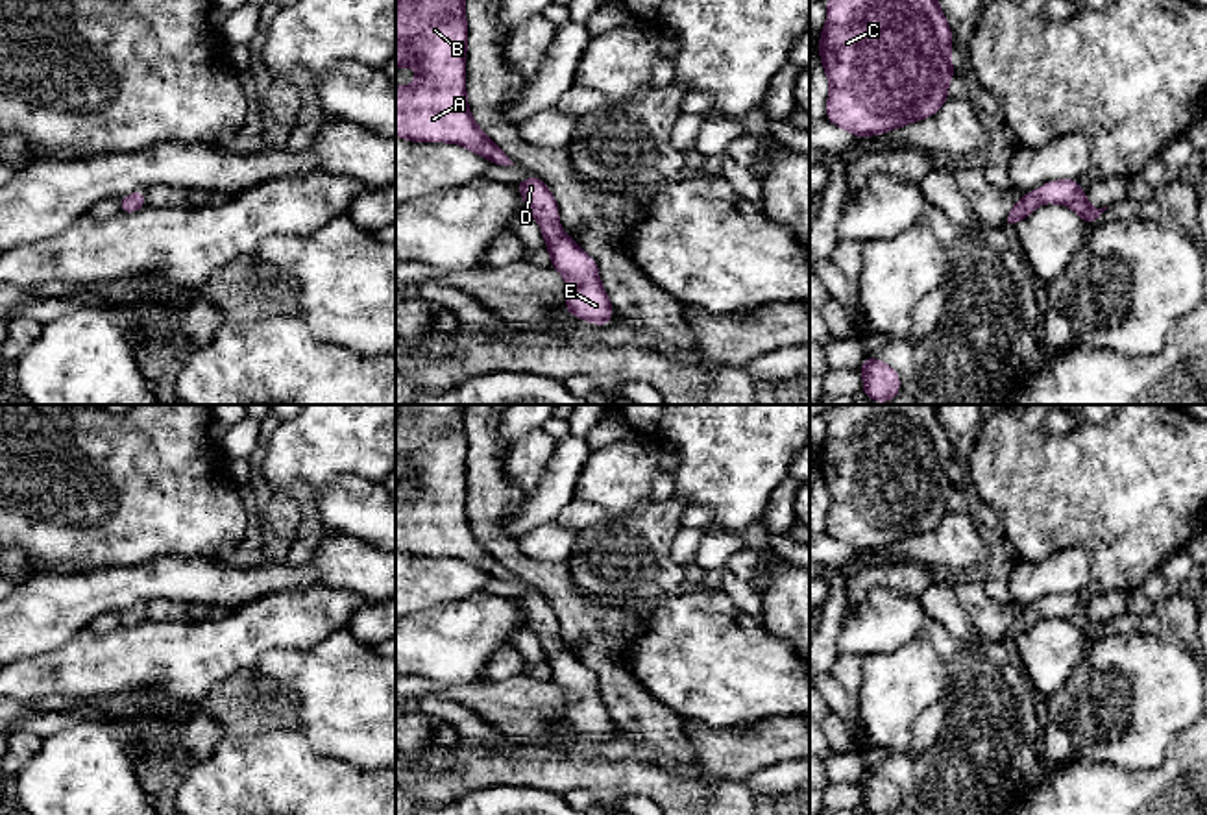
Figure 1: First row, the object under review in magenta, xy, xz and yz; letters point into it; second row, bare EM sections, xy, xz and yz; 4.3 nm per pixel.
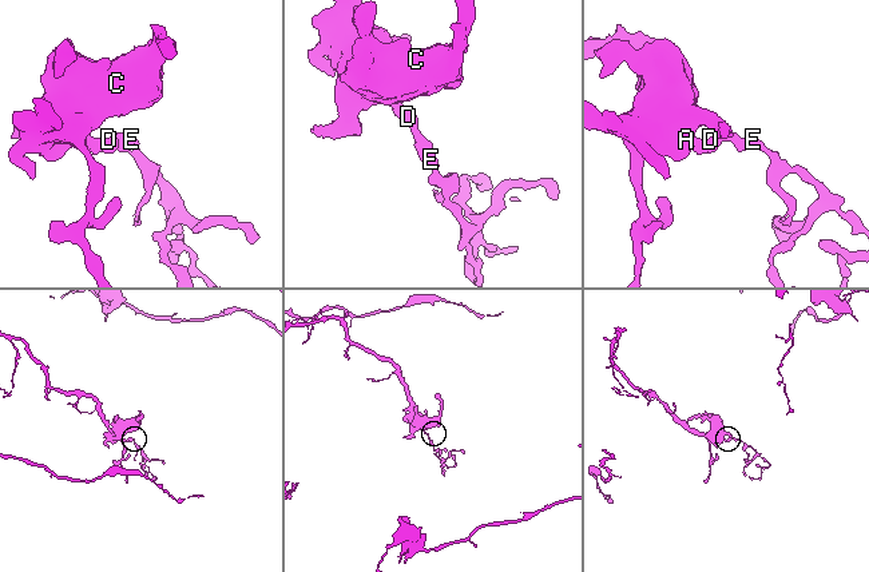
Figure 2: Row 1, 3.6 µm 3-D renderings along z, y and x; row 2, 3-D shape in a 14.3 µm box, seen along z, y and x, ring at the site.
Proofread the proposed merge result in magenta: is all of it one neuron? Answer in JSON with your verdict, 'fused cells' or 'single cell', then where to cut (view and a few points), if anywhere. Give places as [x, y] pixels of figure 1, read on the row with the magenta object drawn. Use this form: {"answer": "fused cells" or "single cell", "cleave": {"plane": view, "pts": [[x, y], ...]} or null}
{"answer": "single cell", "cleave": null}

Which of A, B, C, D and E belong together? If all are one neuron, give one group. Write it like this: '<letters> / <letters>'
A B C D E

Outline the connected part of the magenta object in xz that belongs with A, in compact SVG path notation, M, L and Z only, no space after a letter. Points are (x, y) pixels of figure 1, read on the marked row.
M396 0L396 68L418 68L412 85L396 87L396 135L455 142L492 164L514 164L469 115L466 44L464 0Z

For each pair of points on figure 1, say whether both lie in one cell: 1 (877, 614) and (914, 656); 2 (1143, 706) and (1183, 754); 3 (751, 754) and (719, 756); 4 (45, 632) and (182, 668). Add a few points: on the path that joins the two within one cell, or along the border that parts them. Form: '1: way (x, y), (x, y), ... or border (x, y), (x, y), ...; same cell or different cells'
1: border (923, 632), (895, 649), (865, 655); different cells
2: border (1187, 727), (1172, 742), (1158, 766), (1137, 767); different cells
3: way (743, 754), (727, 754); same cell
4: border (85, 627), (60, 647), (30, 655); different cells

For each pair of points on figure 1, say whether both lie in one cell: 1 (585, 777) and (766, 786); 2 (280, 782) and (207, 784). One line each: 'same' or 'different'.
1: different
2: same

